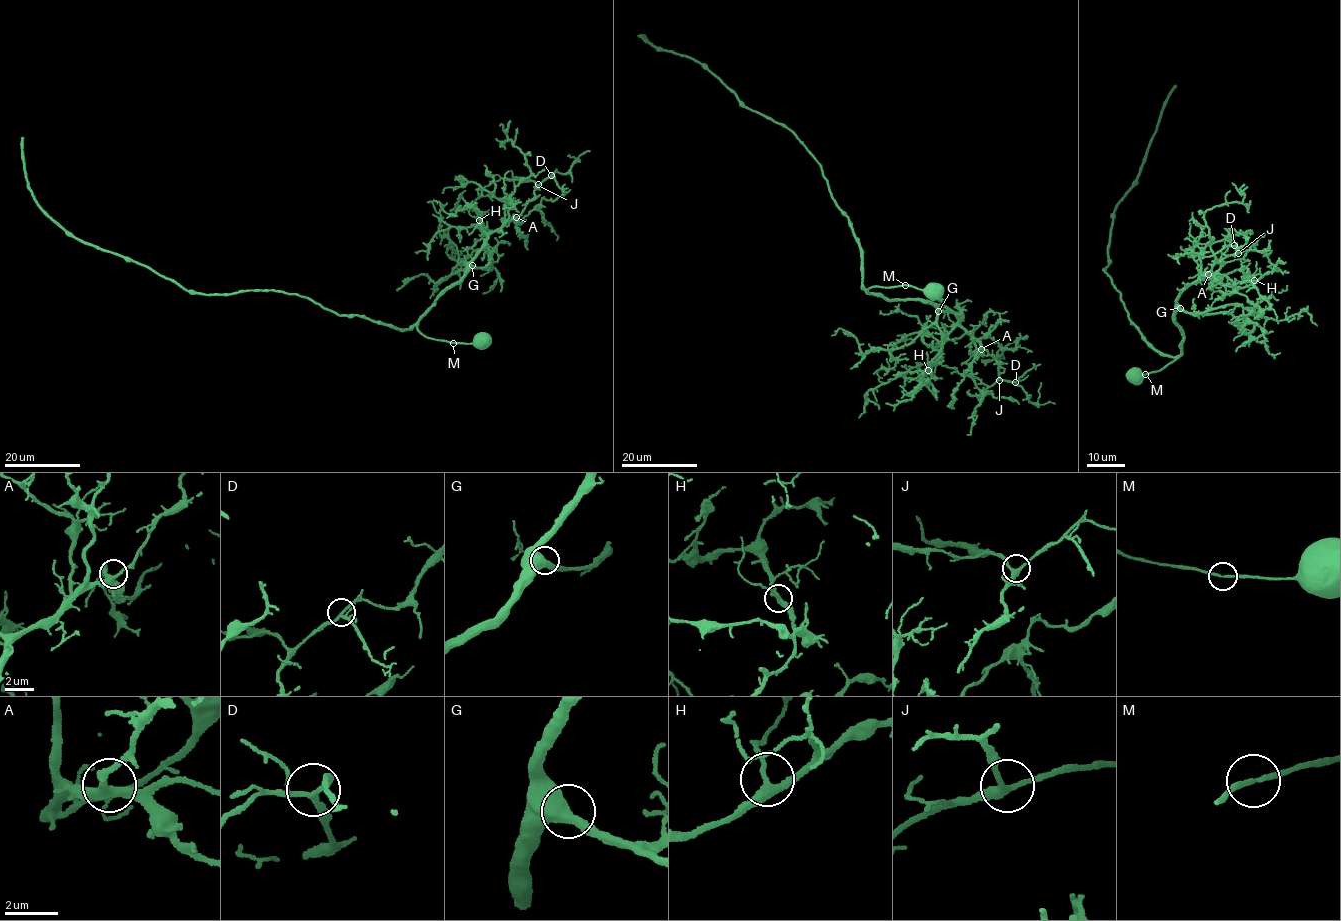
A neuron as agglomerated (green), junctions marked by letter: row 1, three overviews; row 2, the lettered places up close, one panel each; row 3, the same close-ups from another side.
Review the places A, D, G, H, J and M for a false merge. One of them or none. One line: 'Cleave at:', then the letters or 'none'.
Cleave at: none

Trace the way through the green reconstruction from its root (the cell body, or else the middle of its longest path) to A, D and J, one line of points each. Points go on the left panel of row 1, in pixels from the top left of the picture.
A: (480, 341), (463, 343), (426, 338), (419, 332), (419, 319), (464, 275), (467, 263), (488, 236), (516, 217)
D: (480, 341), (426, 338), (419, 332), (419, 319), (464, 275), (488, 236), (521, 214), (551, 175)
J: (480, 341), (426, 338), (419, 332), (419, 319), (464, 275), (488, 236), (521, 214), (538, 184)

